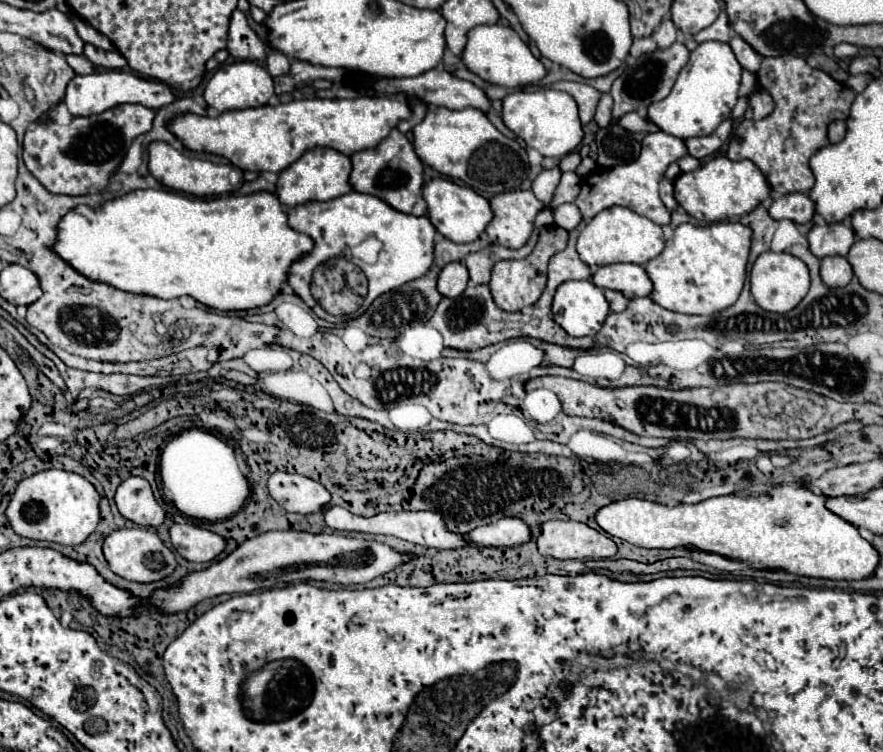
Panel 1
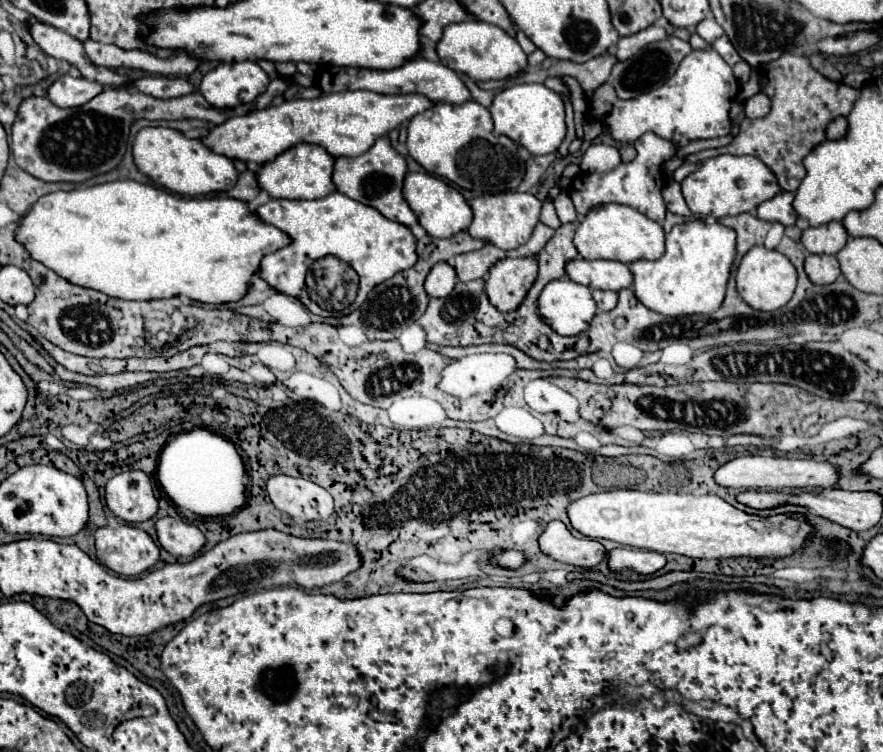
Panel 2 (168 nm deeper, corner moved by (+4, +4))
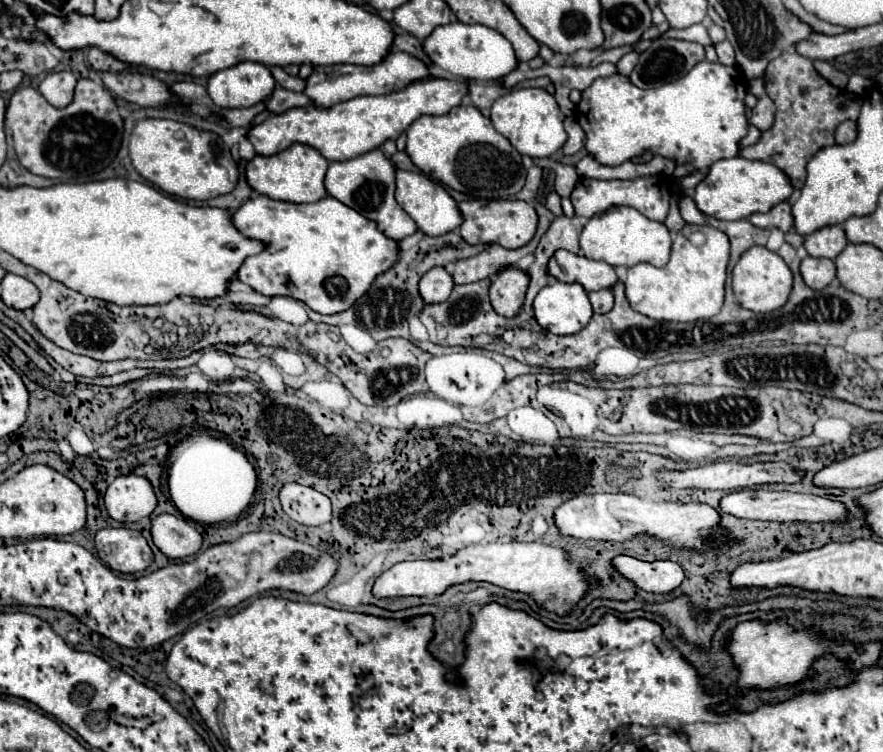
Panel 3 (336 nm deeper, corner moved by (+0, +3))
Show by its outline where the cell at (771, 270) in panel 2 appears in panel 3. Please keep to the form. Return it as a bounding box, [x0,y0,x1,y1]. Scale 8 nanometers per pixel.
[733,247,793,313]

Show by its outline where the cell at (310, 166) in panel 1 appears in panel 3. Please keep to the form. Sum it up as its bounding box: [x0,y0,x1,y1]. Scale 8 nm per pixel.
[247,145,329,203]

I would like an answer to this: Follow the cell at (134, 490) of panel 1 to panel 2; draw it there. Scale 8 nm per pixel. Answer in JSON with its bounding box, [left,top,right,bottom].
[105,470,157,522]

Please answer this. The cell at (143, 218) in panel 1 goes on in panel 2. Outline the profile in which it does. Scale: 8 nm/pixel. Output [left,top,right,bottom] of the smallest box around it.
[15,180,291,304]

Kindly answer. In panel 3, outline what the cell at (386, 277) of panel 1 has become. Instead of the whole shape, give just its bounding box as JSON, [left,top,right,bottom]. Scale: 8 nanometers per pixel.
[233,195,399,315]

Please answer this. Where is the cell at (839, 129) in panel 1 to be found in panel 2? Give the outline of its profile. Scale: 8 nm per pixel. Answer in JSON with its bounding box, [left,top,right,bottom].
[827,118,847,140]

